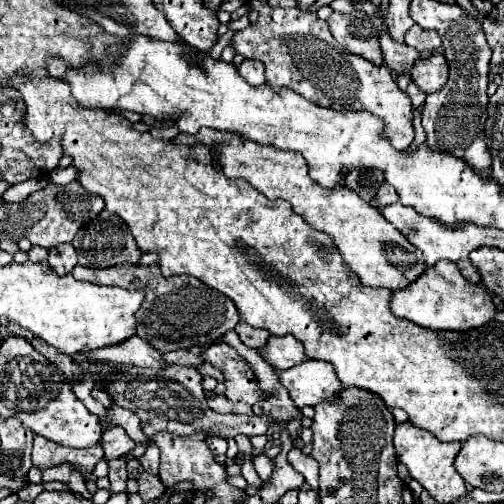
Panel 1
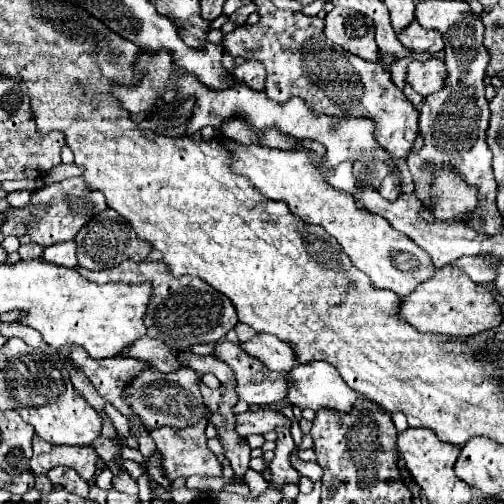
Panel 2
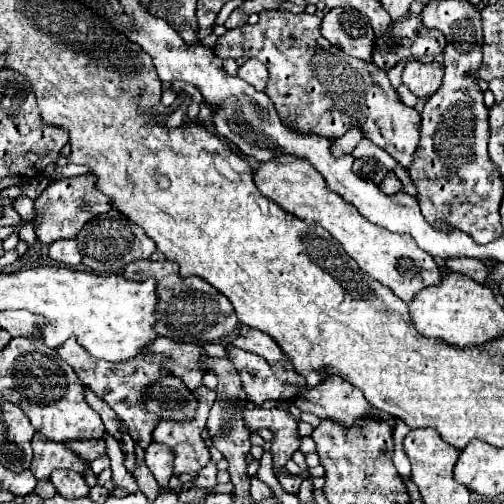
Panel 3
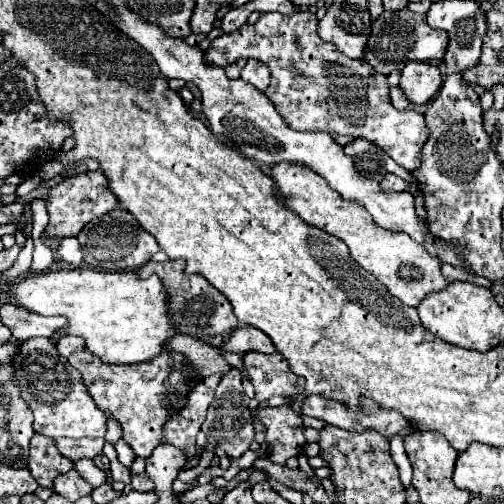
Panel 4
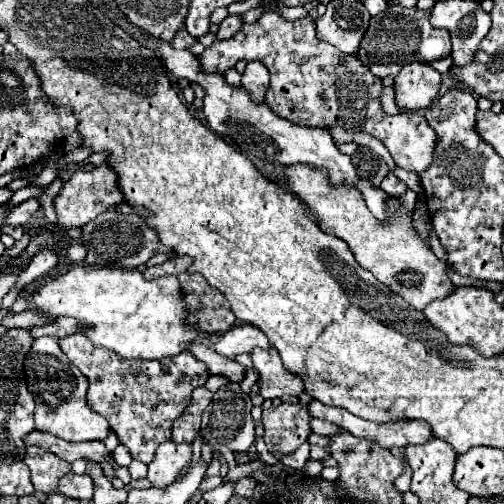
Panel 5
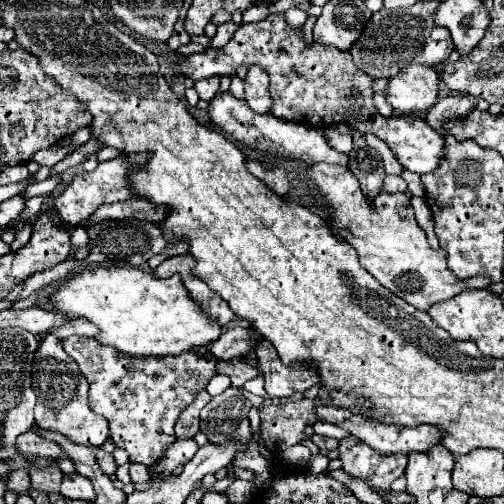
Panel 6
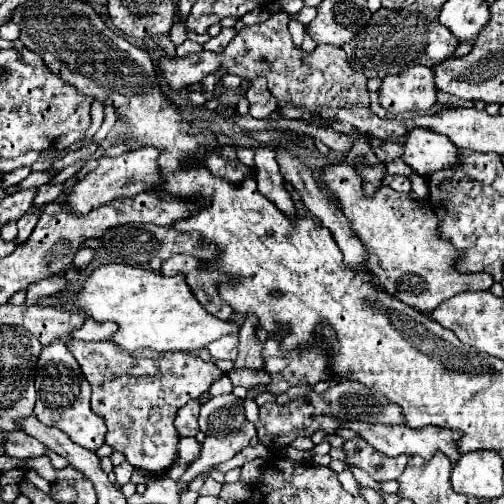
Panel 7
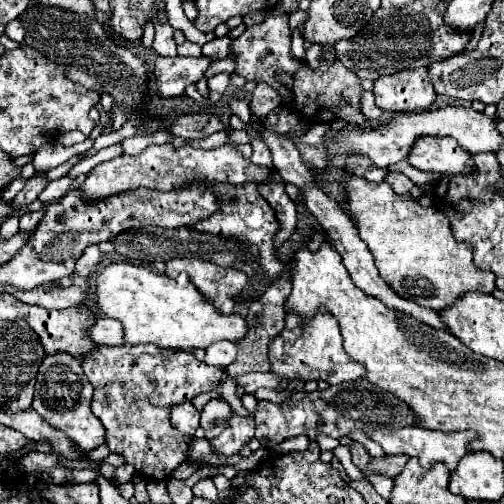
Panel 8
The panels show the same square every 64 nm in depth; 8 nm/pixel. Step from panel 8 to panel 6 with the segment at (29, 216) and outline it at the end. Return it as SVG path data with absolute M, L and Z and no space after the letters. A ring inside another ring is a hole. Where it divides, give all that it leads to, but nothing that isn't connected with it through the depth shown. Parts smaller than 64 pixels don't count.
M18 220L18 222L16 222L14 252L16 252L16 250L20 250L20 248L30 240L30 234L32 234L32 222L22 222L22 220Z

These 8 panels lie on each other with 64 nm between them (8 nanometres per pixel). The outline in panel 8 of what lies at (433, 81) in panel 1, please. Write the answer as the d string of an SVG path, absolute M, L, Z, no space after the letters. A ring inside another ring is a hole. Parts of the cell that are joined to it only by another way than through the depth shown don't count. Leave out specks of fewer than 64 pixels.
M414 68L392 76L380 76L374 82L372 92L376 98L376 106L386 112L426 110L436 100L436 92L428 82L426 68Z

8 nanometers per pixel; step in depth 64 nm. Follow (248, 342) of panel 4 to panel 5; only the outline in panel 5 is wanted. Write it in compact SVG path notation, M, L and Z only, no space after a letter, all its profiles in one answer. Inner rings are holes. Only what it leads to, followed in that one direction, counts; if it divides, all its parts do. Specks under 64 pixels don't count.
M250 324L234 326L214 342L214 350L226 358L234 358L238 354L250 354L252 348L256 348L256 346L270 348L270 342L262 330L258 330L256 326L250 326Z

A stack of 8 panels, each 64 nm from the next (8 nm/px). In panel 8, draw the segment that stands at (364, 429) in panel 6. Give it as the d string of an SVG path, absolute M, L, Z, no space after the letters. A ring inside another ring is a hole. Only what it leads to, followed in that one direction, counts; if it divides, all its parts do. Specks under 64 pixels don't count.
M378 428L372 432L366 432L374 442L378 442L386 454L406 454L420 460L422 468L432 468L436 462L446 464L450 472L456 470L462 456L468 452L468 444L476 440L474 432L438 432L438 430L424 430L424 428Z

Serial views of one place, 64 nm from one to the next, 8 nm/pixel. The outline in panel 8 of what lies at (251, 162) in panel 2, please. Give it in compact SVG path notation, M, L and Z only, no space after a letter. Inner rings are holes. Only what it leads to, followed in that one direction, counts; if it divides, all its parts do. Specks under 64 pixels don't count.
M344 174L344 186L348 192L348 214L370 248L380 276L396 294L442 312L466 292L494 292L494 272L474 266L472 246L454 240L450 220L440 210L420 206L410 194L394 194L388 182L370 184L364 178Z

